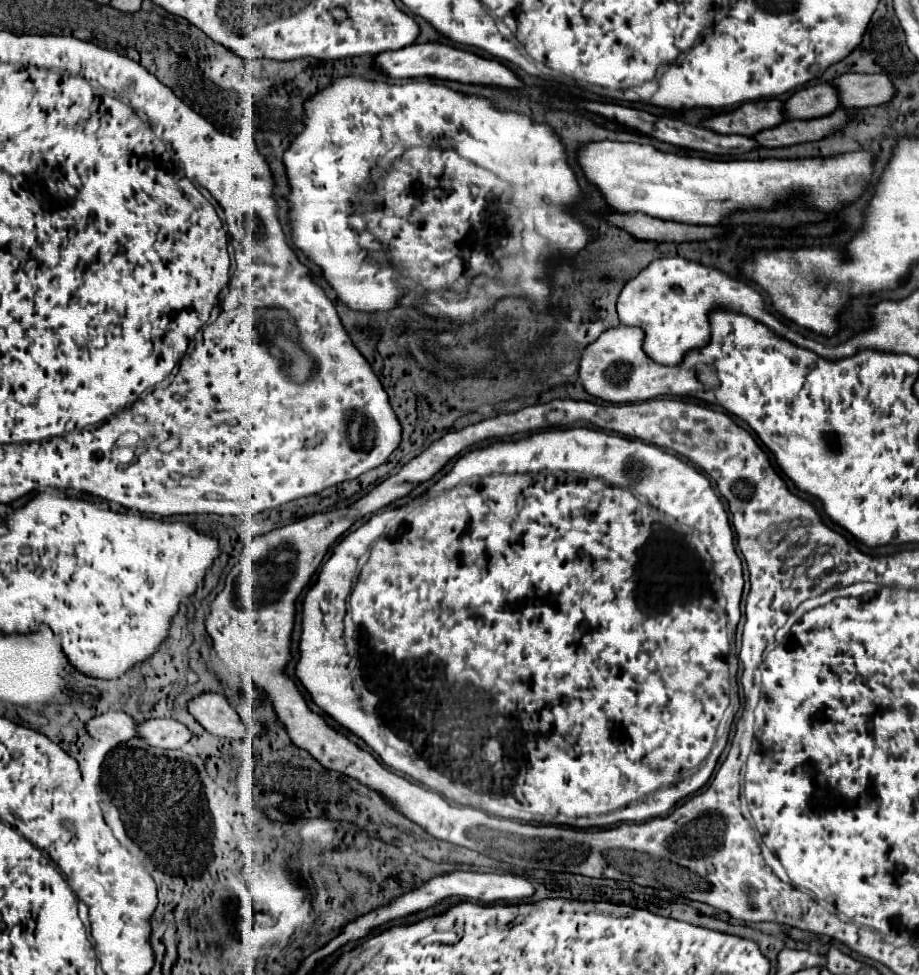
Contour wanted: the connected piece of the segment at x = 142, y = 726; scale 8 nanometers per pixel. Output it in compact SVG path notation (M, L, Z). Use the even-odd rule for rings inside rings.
M151 718L137 722L137 738L157 748L181 748L189 742L191 732L173 718Z

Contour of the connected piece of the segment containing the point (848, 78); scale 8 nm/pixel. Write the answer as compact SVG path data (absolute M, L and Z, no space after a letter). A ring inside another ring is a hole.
M843 74L833 84L839 88L841 106L845 108L879 106L893 100L897 92L887 74Z

